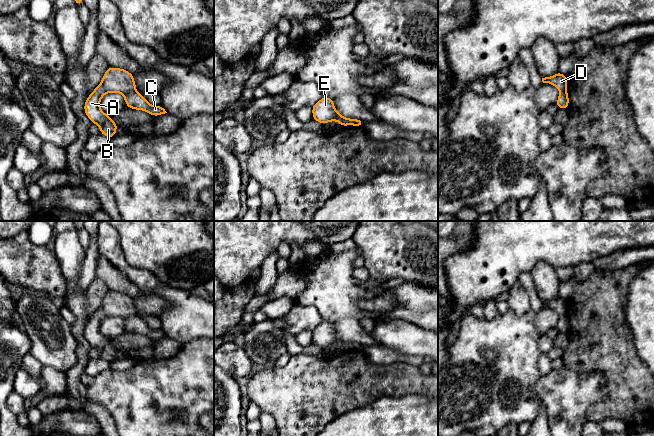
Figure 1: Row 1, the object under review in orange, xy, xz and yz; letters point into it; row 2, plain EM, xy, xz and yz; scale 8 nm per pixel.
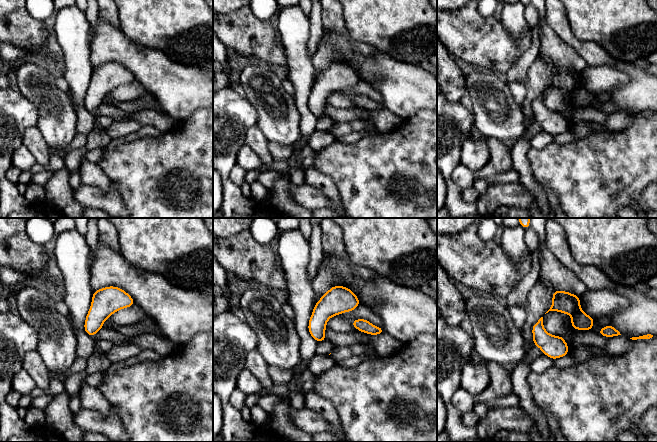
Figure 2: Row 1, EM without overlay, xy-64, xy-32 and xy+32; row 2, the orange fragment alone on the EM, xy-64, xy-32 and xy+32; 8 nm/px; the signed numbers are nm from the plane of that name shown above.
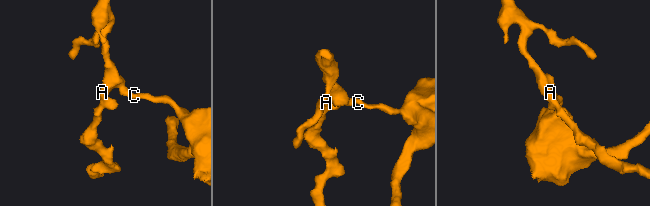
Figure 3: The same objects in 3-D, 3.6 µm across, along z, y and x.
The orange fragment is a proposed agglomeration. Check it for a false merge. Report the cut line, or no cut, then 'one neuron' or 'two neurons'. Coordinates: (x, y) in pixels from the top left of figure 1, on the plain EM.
cut xy (135, 313), (123, 318); two neurons

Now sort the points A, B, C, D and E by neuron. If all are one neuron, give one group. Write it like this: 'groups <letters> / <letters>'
groups A B D E / C

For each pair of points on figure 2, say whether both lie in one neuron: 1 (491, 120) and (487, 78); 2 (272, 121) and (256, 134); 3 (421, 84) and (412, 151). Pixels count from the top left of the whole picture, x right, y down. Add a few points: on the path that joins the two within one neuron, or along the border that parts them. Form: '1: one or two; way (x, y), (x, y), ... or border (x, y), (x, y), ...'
1: one; way (491, 110), (491, 97), (487, 88)
2: two; border (255, 125), (268, 140)
3: two; border (426, 108), (418, 110), (404, 121)

